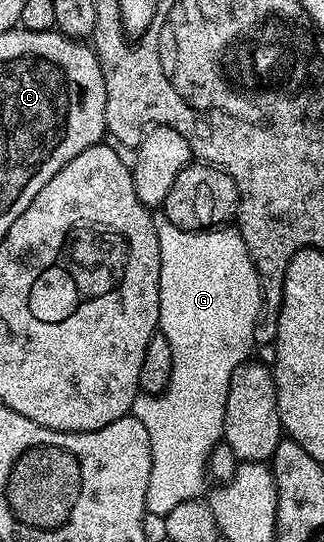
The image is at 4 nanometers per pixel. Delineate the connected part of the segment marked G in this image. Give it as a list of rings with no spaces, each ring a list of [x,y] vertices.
[[[164,217],[159,218],[154,224],[156,237],[160,241],[160,317],[158,326],[160,332],[170,342],[172,353],[171,377],[166,388],[161,394],[153,397],[142,397],[135,402],[132,414],[148,429],[148,441],[152,449],[152,473],[148,477],[148,489],[146,490],[146,509],[151,516],[165,516],[170,510],[181,502],[197,500],[202,494],[201,491],[208,482],[207,463],[210,452],[214,447],[223,442],[222,430],[224,429],[224,405],[228,401],[228,385],[232,381],[232,373],[240,364],[247,362],[251,358],[250,347],[255,346],[254,326],[258,320],[258,314],[262,311],[262,278],[259,277],[254,263],[248,253],[248,245],[244,245],[244,237],[233,226],[223,225],[217,229],[208,231],[185,231],[176,225],[172,225]]]

